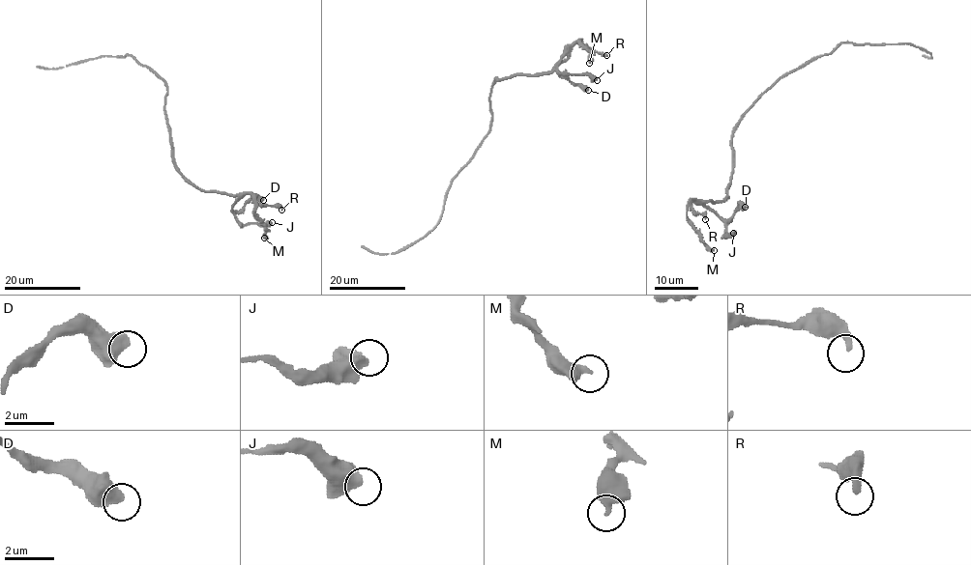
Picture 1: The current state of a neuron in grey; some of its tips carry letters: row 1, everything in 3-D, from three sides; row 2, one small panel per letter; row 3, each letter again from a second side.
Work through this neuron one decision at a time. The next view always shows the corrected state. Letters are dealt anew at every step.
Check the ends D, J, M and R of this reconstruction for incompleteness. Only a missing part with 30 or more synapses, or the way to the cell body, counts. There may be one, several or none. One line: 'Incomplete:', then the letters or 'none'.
Incomplete: none

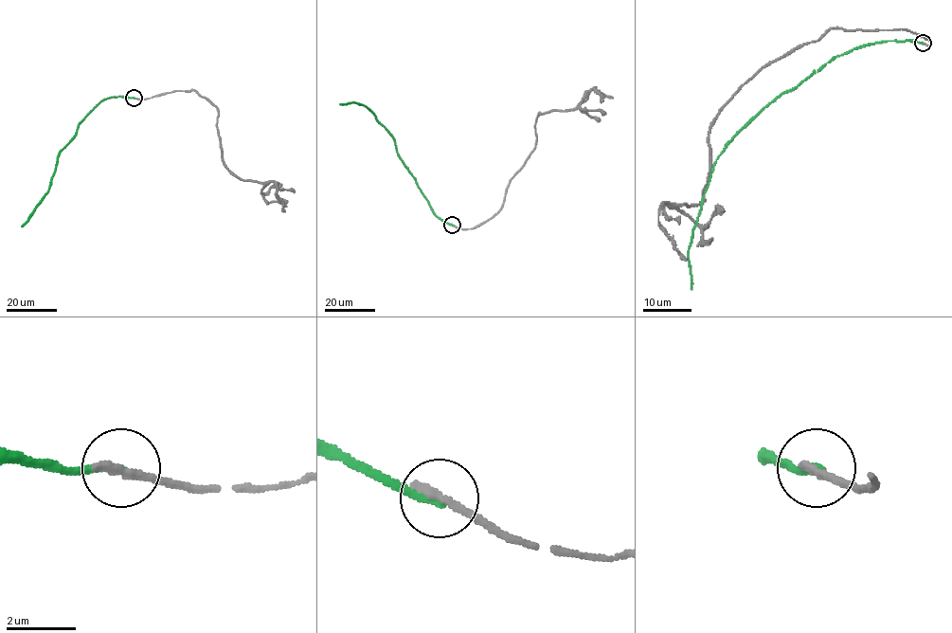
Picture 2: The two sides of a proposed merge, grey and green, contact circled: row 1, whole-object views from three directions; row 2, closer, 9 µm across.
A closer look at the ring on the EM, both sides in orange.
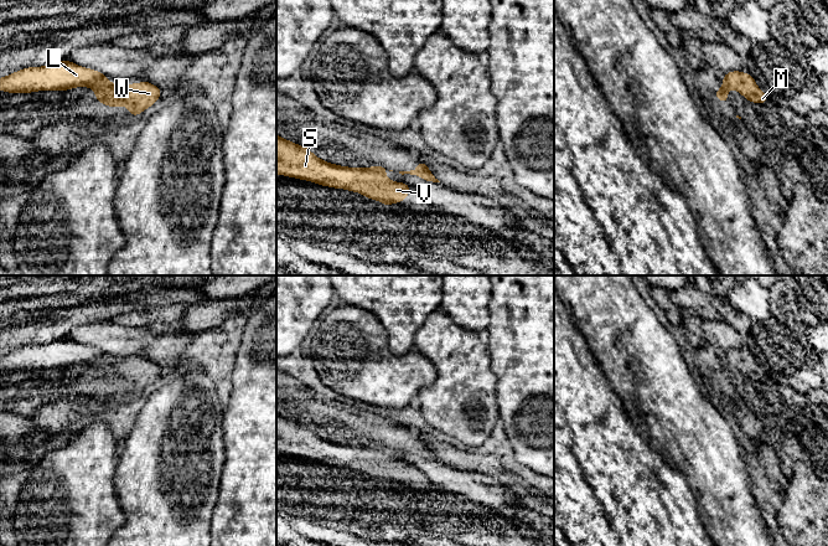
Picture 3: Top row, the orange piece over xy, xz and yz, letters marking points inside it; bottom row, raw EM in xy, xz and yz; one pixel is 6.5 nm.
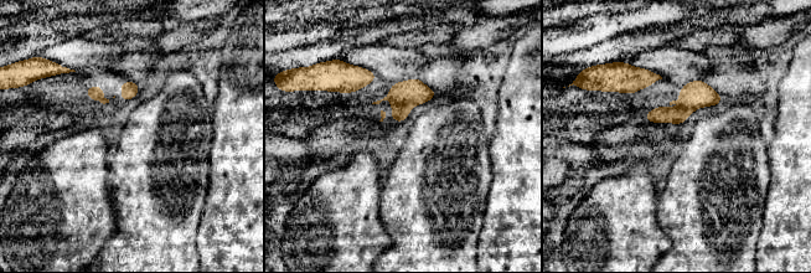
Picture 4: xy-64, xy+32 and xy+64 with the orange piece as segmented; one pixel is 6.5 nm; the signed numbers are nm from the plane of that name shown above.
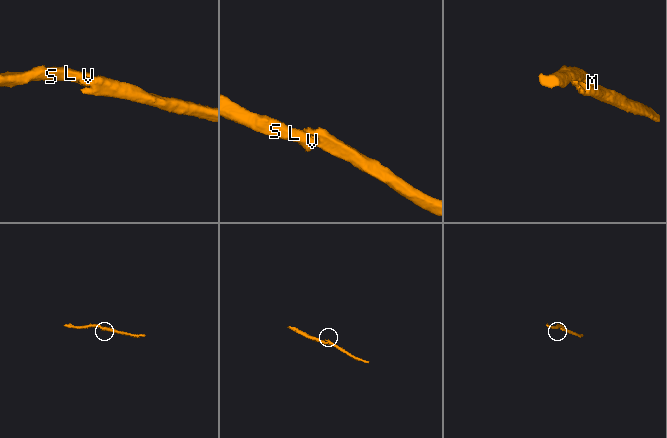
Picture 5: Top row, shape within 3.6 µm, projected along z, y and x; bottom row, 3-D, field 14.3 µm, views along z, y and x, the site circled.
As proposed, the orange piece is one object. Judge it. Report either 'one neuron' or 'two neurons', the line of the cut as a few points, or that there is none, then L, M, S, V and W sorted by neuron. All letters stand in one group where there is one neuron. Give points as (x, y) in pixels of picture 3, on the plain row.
two neurons | xy (108, 356), (96, 366) | L M S V / W

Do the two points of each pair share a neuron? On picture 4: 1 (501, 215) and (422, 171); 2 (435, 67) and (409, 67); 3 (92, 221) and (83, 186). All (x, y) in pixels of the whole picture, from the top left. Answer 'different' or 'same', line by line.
1: different
2: different
3: same

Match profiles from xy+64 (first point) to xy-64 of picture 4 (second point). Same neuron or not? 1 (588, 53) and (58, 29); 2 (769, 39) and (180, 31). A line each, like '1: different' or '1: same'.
1: same
2: same

